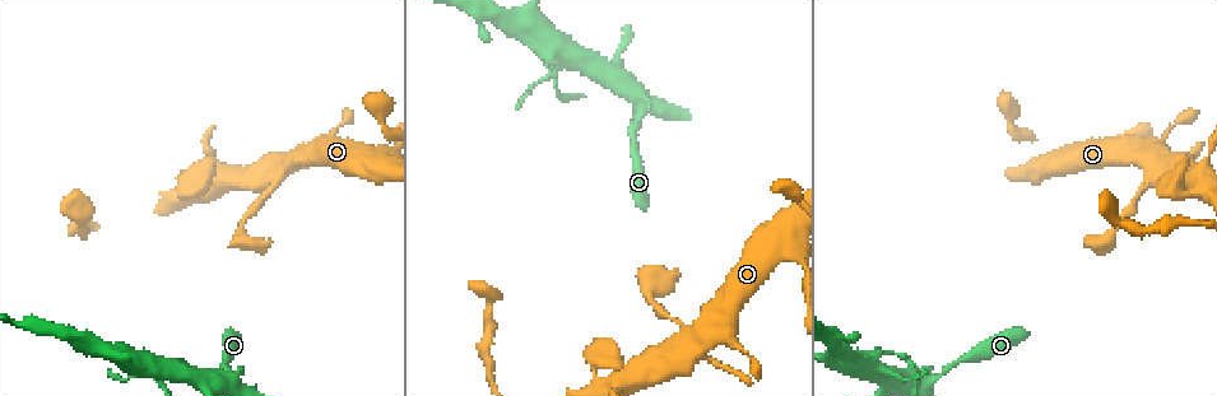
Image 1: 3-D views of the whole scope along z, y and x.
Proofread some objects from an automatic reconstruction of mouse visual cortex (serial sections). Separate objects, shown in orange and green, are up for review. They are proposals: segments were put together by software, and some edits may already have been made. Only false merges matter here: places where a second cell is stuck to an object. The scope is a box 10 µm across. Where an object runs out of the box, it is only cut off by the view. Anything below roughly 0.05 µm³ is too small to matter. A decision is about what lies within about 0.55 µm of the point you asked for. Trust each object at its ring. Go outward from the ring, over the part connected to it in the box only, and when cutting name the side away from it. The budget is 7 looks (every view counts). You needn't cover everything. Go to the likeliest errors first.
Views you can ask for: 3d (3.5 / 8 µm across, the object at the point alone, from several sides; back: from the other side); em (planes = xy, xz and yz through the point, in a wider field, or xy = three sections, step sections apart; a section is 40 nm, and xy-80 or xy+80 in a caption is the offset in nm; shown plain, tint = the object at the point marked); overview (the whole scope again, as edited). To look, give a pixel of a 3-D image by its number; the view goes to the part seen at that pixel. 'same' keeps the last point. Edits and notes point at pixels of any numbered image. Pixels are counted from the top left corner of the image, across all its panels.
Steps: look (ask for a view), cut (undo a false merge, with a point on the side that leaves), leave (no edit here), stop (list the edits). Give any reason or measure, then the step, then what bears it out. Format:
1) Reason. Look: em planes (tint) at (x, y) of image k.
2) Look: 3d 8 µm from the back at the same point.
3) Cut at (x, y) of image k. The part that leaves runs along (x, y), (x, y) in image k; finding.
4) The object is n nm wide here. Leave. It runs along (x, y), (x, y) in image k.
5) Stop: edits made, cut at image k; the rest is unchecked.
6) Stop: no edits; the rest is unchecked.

Sharp bend. Look: 3d 8 µm at (380, 156) of image 1.

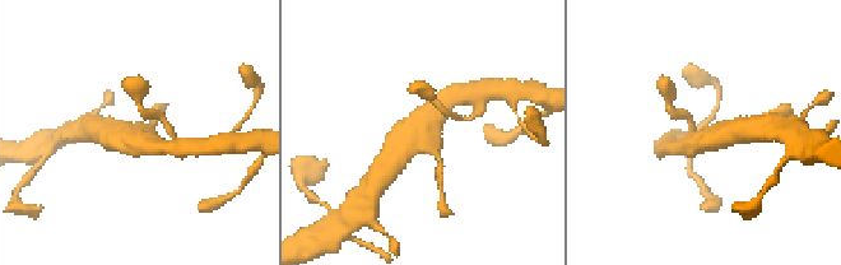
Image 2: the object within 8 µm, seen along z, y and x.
Look: 3d 3.5 µm at the same point.

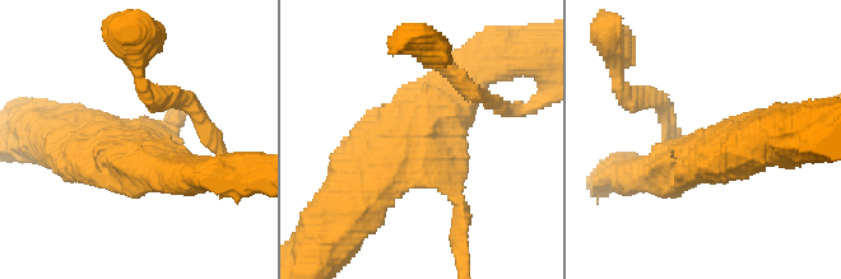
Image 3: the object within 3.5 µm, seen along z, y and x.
Look: em xy step 1 (tint) at (415, 160) of image 3.

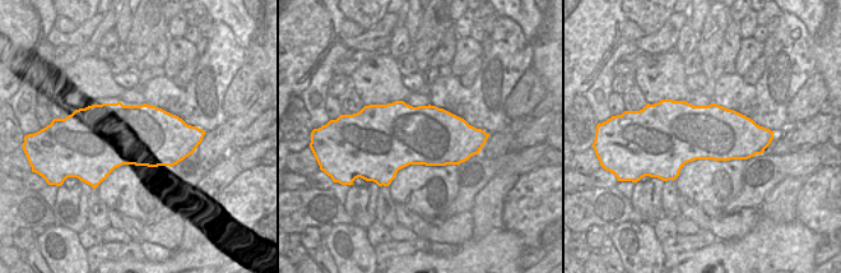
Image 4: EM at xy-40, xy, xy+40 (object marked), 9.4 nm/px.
Leave. It runs along (339, 213), (440, 100) in image 3; all the same cell.

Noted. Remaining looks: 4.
Two arms in line, one across. Look: 3d 8 µm at (567, 54) of image 1.

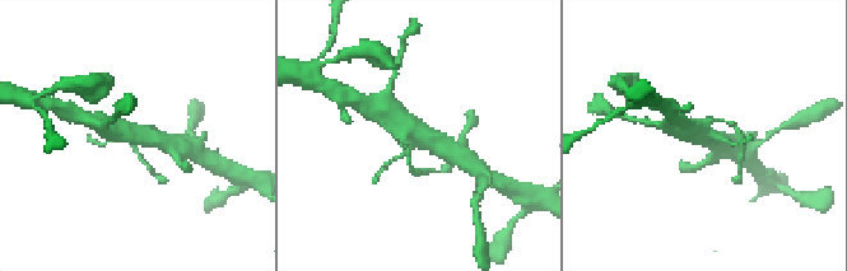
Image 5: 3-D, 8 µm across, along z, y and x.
Look: em xy step 2 (tint) at the same point.

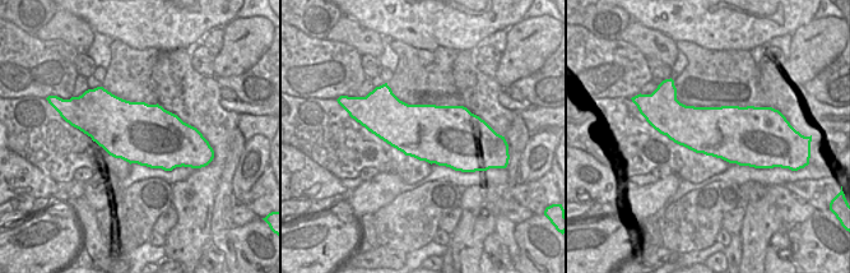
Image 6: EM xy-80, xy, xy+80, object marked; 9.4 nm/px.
Leave. It runs along (455, 153), (394, 116) in image 5; all the same cell.

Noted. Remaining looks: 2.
Look: 3d 3.5 µm at (284, 168) of image 1.

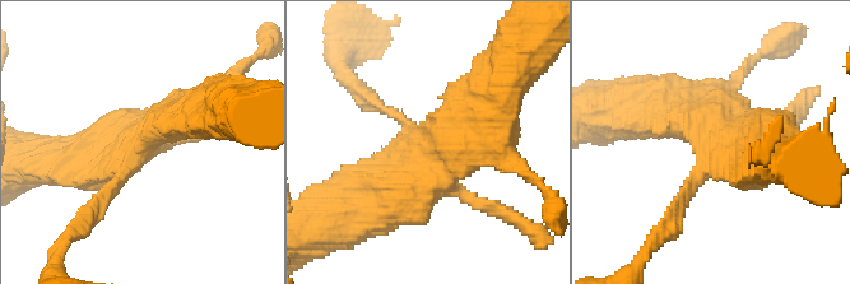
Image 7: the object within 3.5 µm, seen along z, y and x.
Look: em planes (tint) at (425, 159) of image 7.

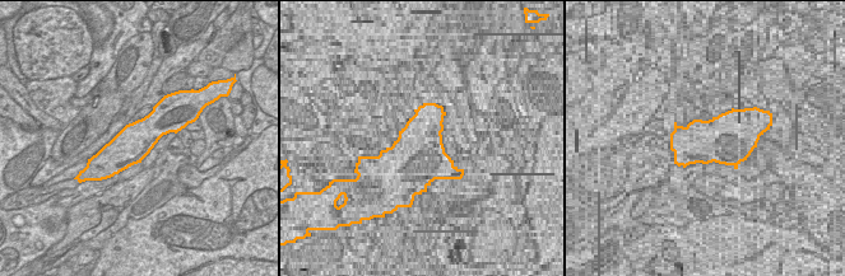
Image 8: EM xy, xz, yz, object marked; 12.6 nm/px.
Leave. Continuous, no second cell.

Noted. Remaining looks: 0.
Stop: no edits; the rest is unchecked.

